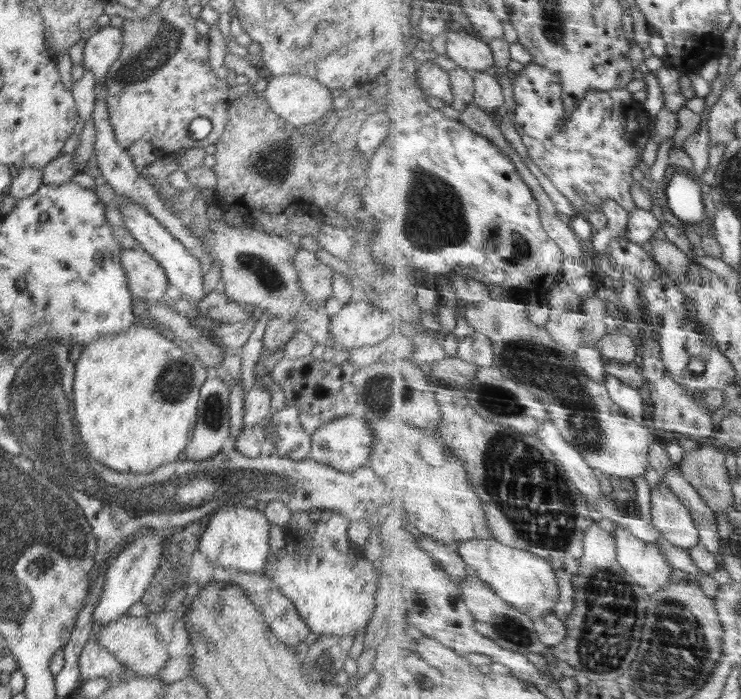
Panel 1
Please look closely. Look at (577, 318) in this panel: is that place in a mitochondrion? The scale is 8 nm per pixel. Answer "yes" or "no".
no

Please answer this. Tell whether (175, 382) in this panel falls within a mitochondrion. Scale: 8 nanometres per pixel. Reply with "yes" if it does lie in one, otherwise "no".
yes

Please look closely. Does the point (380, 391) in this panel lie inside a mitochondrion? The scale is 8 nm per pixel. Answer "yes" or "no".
yes

